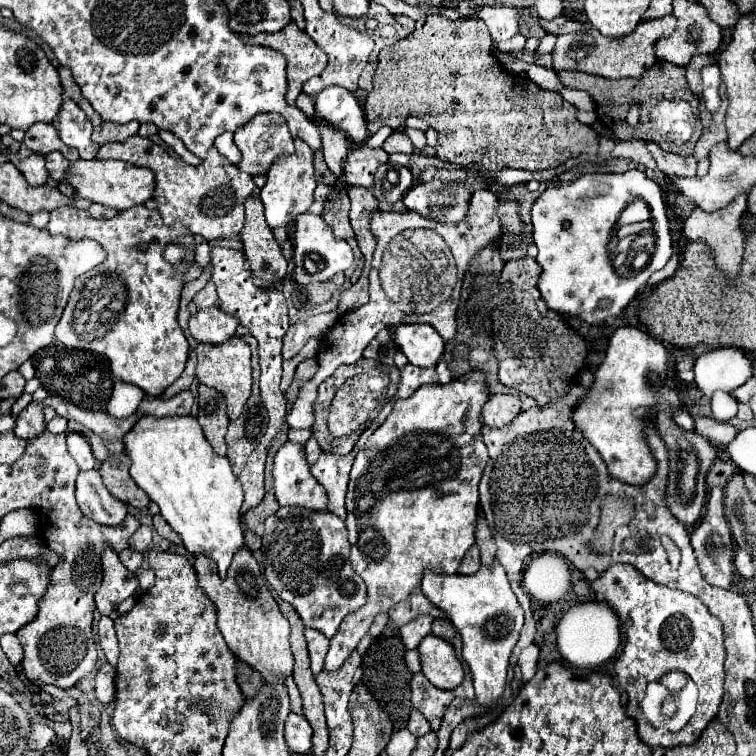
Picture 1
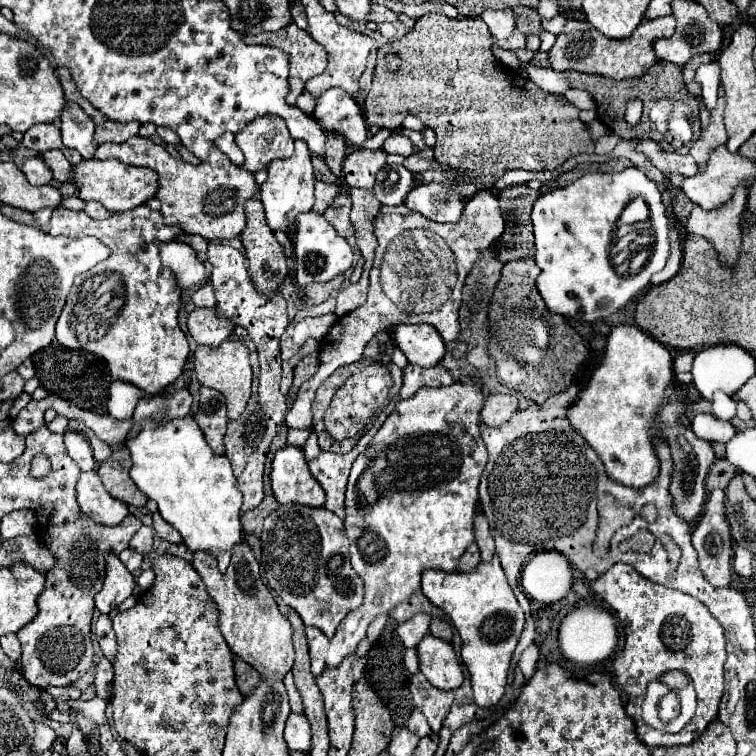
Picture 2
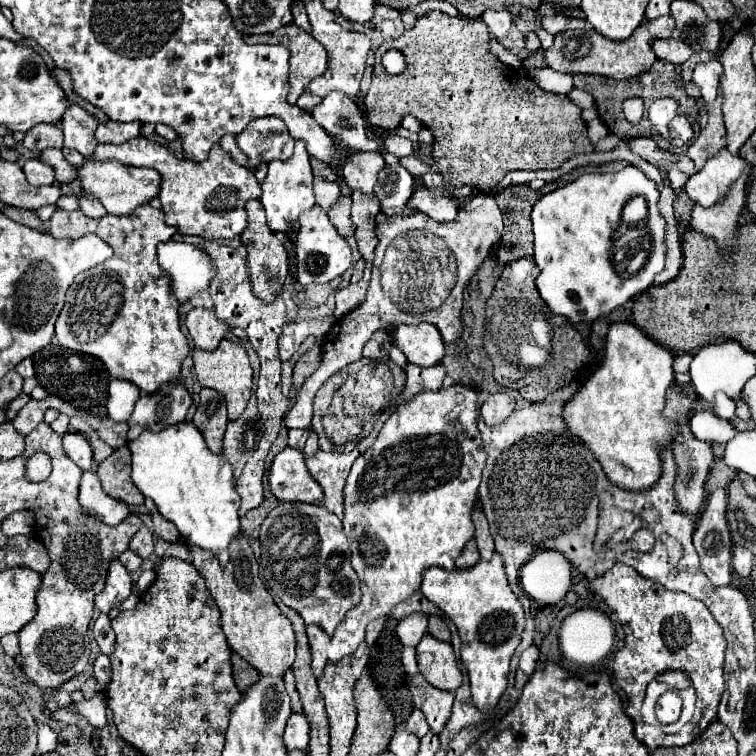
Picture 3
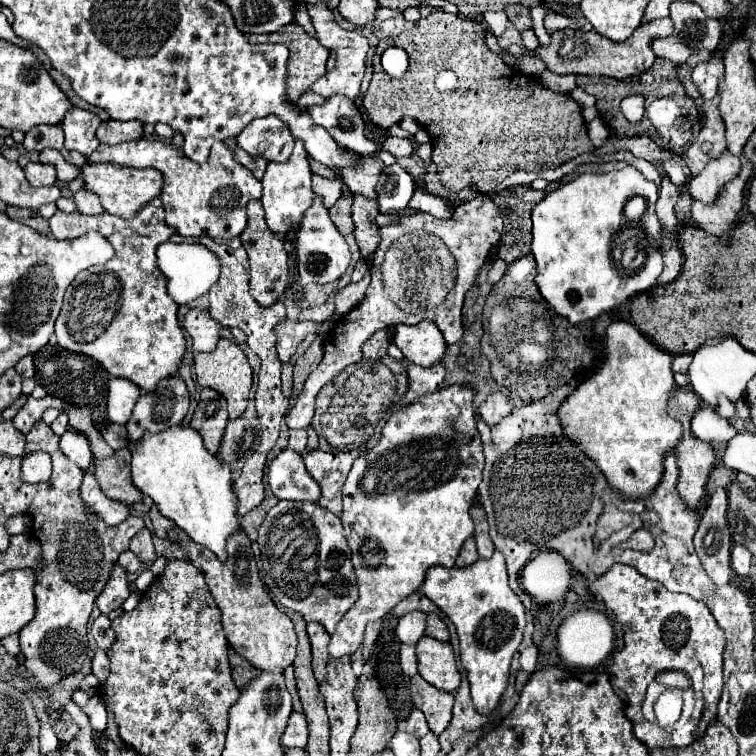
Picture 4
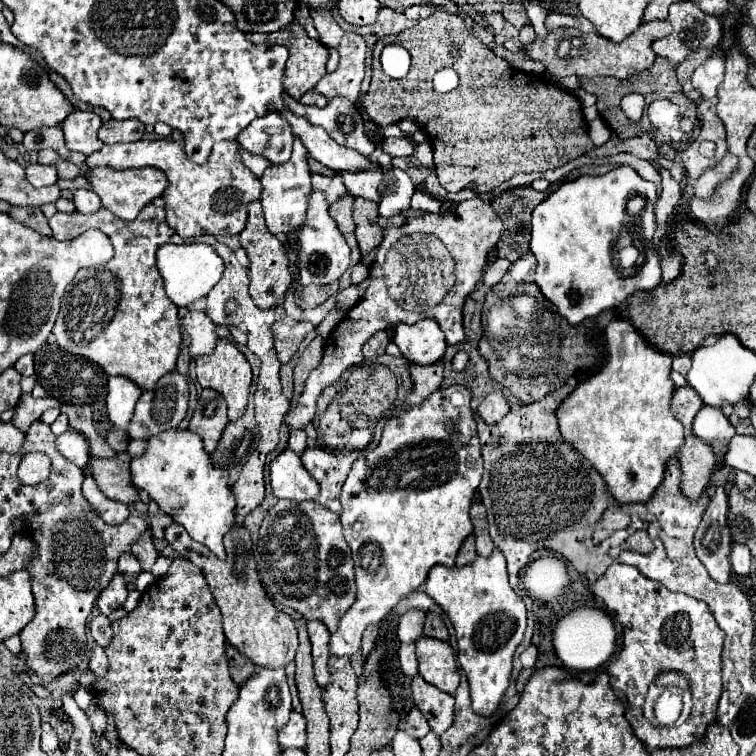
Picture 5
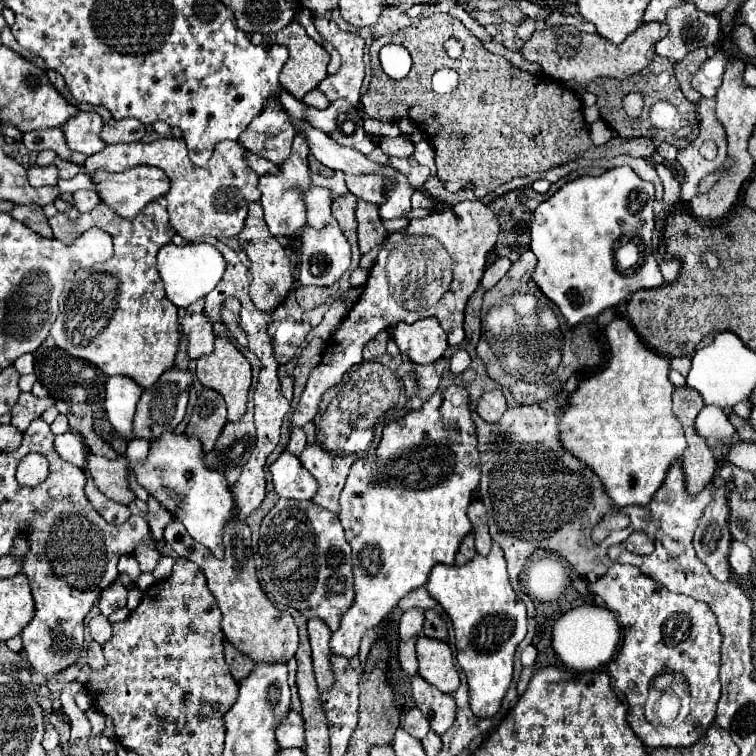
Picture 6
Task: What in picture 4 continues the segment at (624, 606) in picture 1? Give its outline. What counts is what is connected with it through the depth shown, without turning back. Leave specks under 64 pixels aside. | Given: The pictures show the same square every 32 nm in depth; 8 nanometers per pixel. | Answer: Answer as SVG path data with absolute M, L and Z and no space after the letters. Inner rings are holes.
M614 564L604 576L600 576L592 586L590 590L598 596L602 596L606 608L614 614L616 622L620 622L624 626L624 648L618 650L612 658L612 668L610 668L610 674L612 674L612 684L624 692L628 692L628 708L626 708L626 718L632 722L634 726L634 734L640 742L644 742L650 750L652 748L682 748L682 746L688 746L692 744L694 740L702 738L708 724L716 718L716 706L718 706L718 700L720 700L720 694L722 694L722 650L724 650L724 632L720 630L720 626L716 624L714 616L710 614L708 606L704 602L698 602L694 600L692 596L688 594L674 594L670 590L666 590L660 582L654 582L654 580L648 580L646 576L642 576L636 568L632 566L624 566L624 564ZM664 670L680 670L684 672L688 678L690 678L690 687L685 690L692 692L692 712L690 712L690 720L688 724L682 724L678 728L670 728L674 726L680 716L682 716L682 710L684 710L684 698L682 698L682 692L684 690L678 690L675 688L666 688L654 702L654 716L656 716L656 722L648 722L644 720L642 712L640 712L640 706L642 706L642 700L646 696L646 686L656 678L658 672L664 672Z

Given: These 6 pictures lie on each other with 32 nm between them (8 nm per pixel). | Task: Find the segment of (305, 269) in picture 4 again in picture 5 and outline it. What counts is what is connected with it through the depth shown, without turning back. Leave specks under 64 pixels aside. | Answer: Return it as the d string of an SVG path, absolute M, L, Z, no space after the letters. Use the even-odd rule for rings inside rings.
M312 190L308 196L308 212L306 212L306 222L300 230L300 276L298 282L302 286L308 284L332 284L336 282L346 268L350 266L350 246L346 244L344 234L338 230L334 218L330 216L330 204L326 200L326 194L322 190Z

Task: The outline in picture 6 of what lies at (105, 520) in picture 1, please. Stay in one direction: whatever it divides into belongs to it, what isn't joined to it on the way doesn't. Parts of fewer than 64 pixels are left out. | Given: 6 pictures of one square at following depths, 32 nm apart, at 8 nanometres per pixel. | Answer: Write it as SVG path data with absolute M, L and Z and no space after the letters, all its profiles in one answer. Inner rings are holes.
M92 480L86 482L86 496L94 504L94 508L102 514L102 518L110 524L124 524L130 518L130 508L106 498Z

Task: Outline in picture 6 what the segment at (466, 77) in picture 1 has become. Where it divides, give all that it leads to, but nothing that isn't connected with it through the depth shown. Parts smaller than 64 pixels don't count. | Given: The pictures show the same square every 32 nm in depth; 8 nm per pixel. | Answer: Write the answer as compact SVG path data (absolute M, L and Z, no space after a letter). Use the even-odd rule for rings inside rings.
M432 14L430 18L422 18L422 20L418 20L416 24L398 30L396 34L386 34L386 36L376 38L374 44L370 46L370 64L372 64L372 80L370 80L370 86L368 86L366 94L362 96L362 110L364 110L364 114L366 114L368 118L376 118L376 120L382 120L382 122L398 122L398 120L402 120L402 118L408 118L410 122L414 122L414 124L418 126L418 130L424 134L424 138L430 142L430 146L434 148L434 152L436 152L438 178L446 184L446 188L448 188L450 192L458 192L458 190L462 190L462 188L470 188L470 190L476 194L476 198L484 198L486 194L494 192L496 188L500 188L502 184L506 184L506 182L510 182L510 180L514 180L514 178L518 178L518 176L528 176L528 174L532 174L532 172L546 172L546 170L550 170L550 168L554 168L554 166L560 166L560 164L570 162L570 160L576 158L580 152L592 148L592 140L590 140L590 136L588 136L588 124L586 124L584 112L582 112L582 102L580 102L580 96L578 96L574 90L570 90L570 88L568 88L564 82L560 82L560 80L548 78L544 72L532 74L532 72L526 72L526 70L516 68L516 66L514 66L510 60L506 60L504 56L490 54L488 50L482 48L482 42L480 42L478 38L474 38L472 32L466 30L464 24L462 24L458 18L454 18L454 16L448 16L448 14ZM450 36L458 38L458 40L464 44L464 54L462 54L462 58L458 58L458 60L448 58L448 54L446 54L446 50L444 50L444 42L446 42ZM390 42L392 42L392 44L402 44L402 46L410 52L410 56L412 56L412 62L414 62L414 64L412 64L410 74L408 74L404 80L392 80L392 78L388 78L388 76L384 74L384 70L380 68L378 52L380 52L380 48L382 48L384 44L390 44ZM462 136L466 136L468 140L466 140L466 142L460 142Z

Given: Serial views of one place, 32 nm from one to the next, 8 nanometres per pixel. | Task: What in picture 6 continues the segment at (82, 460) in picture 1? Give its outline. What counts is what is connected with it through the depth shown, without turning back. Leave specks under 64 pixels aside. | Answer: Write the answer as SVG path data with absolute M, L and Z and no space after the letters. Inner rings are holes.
M66 432L66 434L62 434L62 436L56 436L54 448L56 448L56 452L58 452L66 462L70 462L70 464L74 464L74 466L78 466L78 468L82 468L82 466L86 464L86 454L88 454L88 450L86 450L86 444L84 444L84 440L82 440L80 434L76 434L76 432Z

